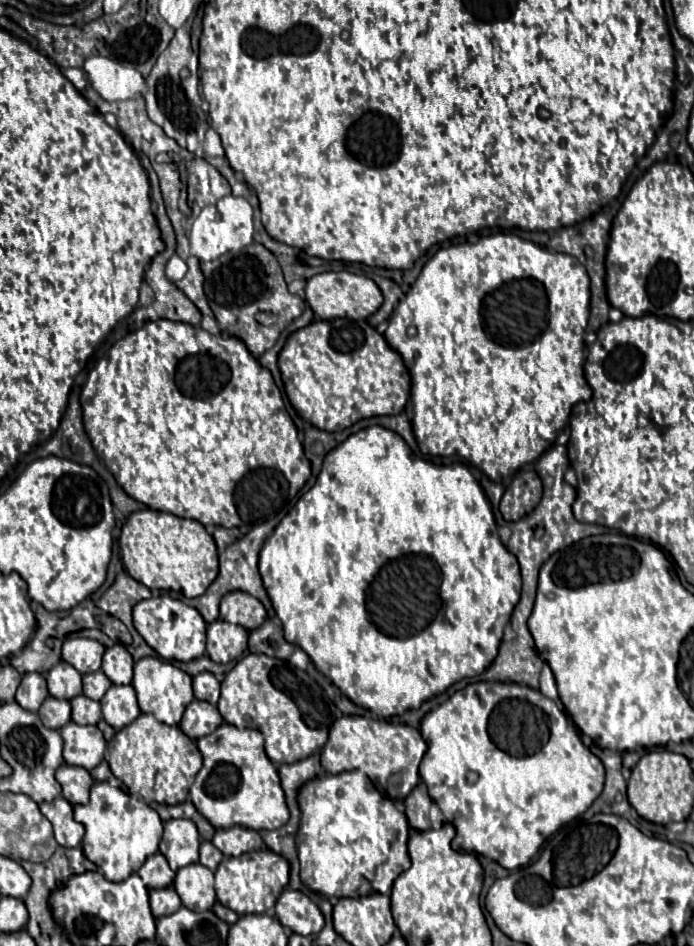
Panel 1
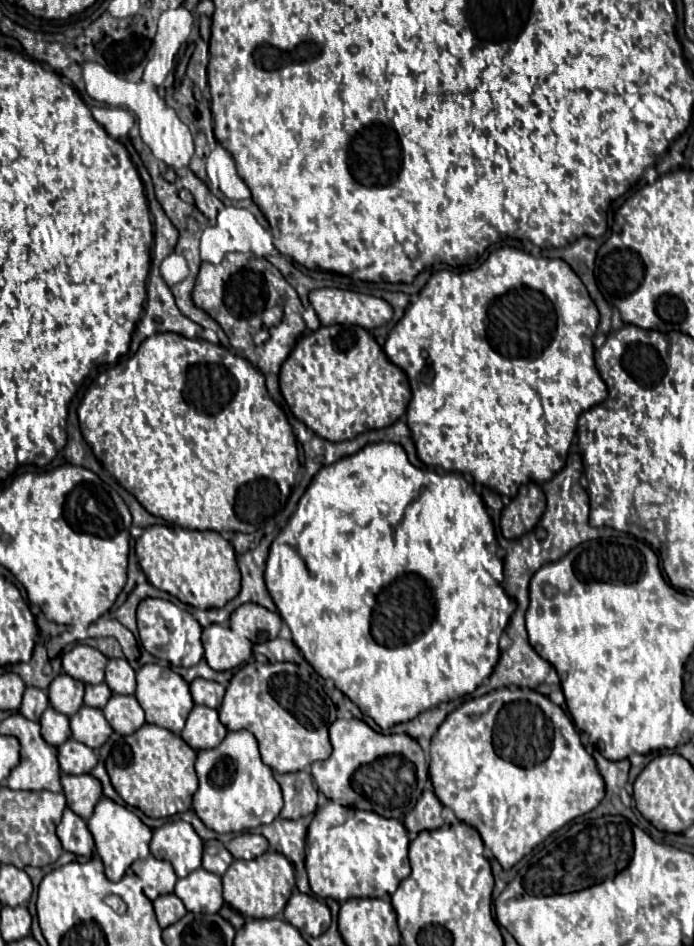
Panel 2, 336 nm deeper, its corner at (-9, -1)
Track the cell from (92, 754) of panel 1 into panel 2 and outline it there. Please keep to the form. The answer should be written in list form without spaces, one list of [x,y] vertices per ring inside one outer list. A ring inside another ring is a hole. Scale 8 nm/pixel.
[[[67,739],[63,745],[57,747],[57,751],[59,751],[59,765],[63,773],[81,775],[81,773],[89,773],[97,765],[95,751],[75,739]]]

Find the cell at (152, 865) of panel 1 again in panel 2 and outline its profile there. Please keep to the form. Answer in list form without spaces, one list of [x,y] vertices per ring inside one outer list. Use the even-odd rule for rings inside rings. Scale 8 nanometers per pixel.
[[[149,855],[147,859],[133,863],[131,869],[143,881],[143,893],[149,899],[157,899],[161,895],[173,893],[177,875],[169,861],[161,861],[161,859],[155,859],[153,855]]]

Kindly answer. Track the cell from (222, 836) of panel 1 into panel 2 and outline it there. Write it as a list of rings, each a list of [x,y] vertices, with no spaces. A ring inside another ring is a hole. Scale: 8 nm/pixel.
[[[243,833],[233,837],[227,849],[235,859],[255,859],[267,851],[267,839],[259,833]]]

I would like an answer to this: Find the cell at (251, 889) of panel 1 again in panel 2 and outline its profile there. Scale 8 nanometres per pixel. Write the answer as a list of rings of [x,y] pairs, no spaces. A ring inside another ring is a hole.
[[[267,851],[257,859],[235,859],[223,873],[222,895],[224,902],[239,911],[243,917],[275,917],[283,911],[295,887],[295,870],[281,853]]]

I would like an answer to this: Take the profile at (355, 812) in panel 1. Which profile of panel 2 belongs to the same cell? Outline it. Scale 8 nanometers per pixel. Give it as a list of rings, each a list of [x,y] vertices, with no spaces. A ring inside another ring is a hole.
[[[329,799],[317,809],[306,837],[305,868],[311,891],[317,897],[331,897],[335,901],[351,897],[389,899],[399,883],[411,873],[407,845],[409,837],[401,821],[385,819],[375,811],[345,807]]]

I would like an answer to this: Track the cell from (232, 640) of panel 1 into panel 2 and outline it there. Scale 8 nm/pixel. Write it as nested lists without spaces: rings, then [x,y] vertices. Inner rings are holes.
[[[217,623],[203,629],[201,641],[205,647],[205,659],[215,671],[229,671],[239,667],[251,657],[253,649],[253,643],[249,639],[241,639],[229,627]]]

